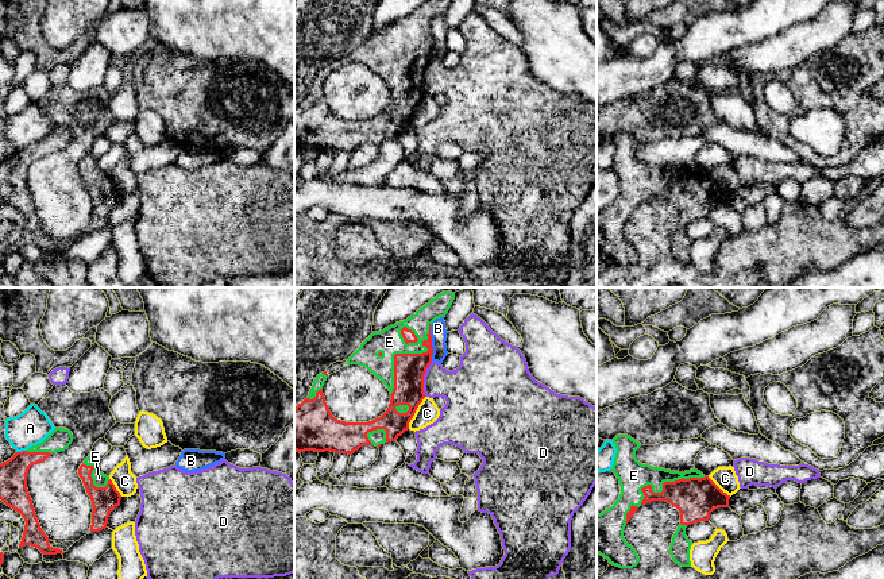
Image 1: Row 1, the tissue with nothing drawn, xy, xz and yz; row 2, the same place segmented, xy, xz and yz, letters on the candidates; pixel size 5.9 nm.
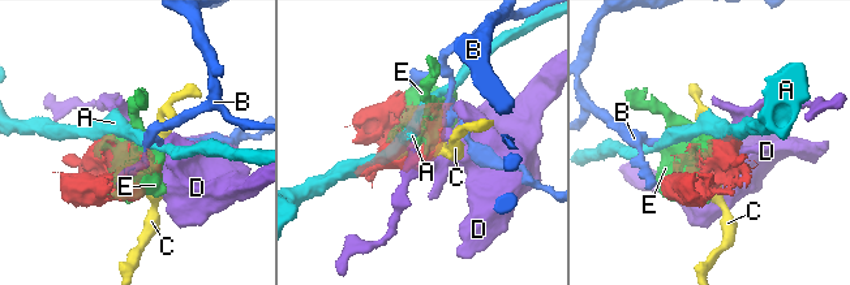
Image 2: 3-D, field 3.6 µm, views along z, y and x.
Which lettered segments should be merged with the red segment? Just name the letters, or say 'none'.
E

